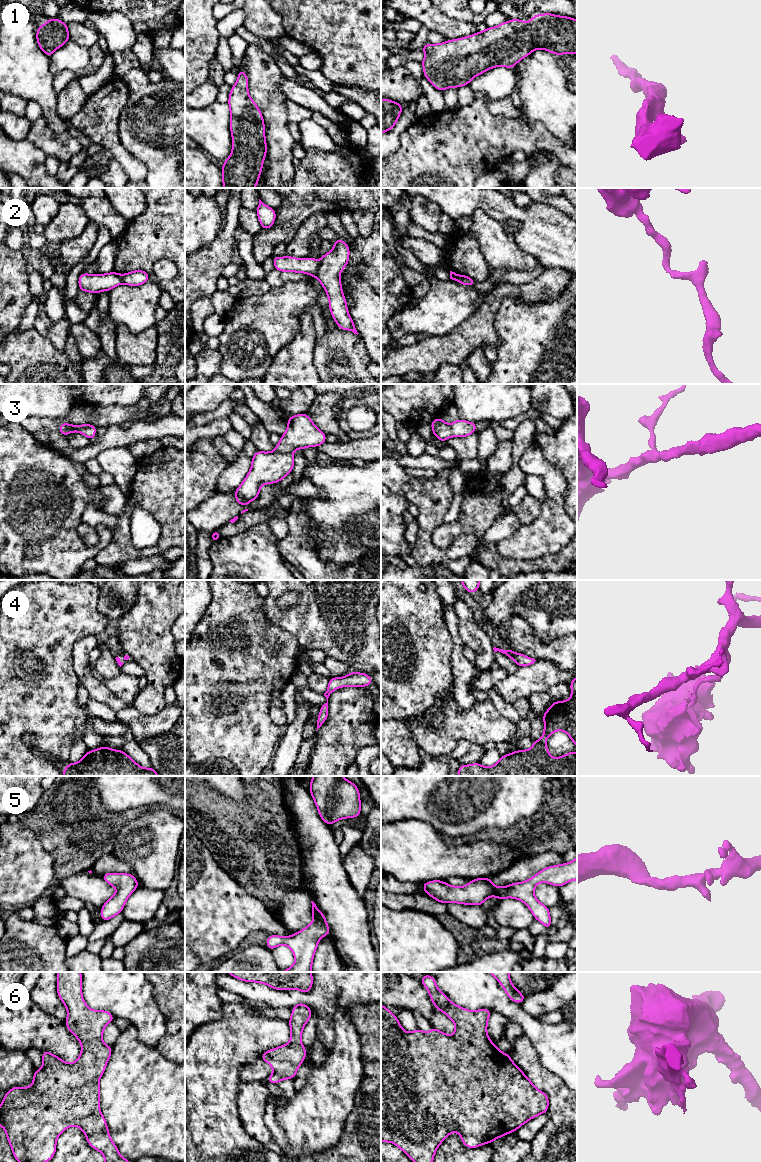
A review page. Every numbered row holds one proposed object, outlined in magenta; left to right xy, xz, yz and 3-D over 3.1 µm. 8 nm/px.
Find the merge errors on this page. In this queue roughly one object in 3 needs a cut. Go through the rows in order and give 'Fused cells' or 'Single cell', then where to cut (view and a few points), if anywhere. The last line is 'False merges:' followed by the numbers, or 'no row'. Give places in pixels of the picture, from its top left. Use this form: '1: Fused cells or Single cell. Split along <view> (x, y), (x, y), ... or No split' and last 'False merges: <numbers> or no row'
1: Single cell. No split
2: Fused cells. Split along xz (320, 262), (314, 275)
3: Single cell. No split
4: Fused cells. Split along yz (515, 660), (519, 665)
5: Single cell. No split
6: Single cell. No split
False merges: 2, 4

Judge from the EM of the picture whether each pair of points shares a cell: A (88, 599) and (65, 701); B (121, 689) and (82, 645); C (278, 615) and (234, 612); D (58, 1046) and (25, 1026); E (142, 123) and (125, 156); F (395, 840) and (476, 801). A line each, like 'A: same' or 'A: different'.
A: same
B: different
C: different
D: same
E: different
F: different

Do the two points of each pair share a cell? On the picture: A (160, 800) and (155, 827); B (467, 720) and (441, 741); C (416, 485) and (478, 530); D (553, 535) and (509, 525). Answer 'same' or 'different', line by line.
A: different
B: same
C: different
D: different

